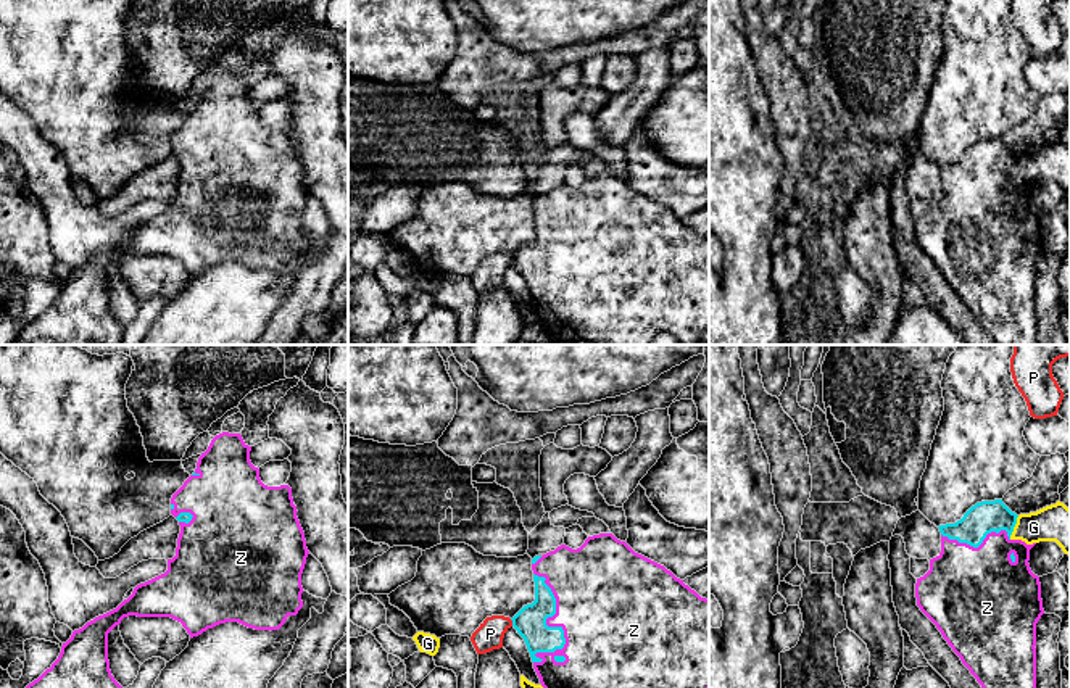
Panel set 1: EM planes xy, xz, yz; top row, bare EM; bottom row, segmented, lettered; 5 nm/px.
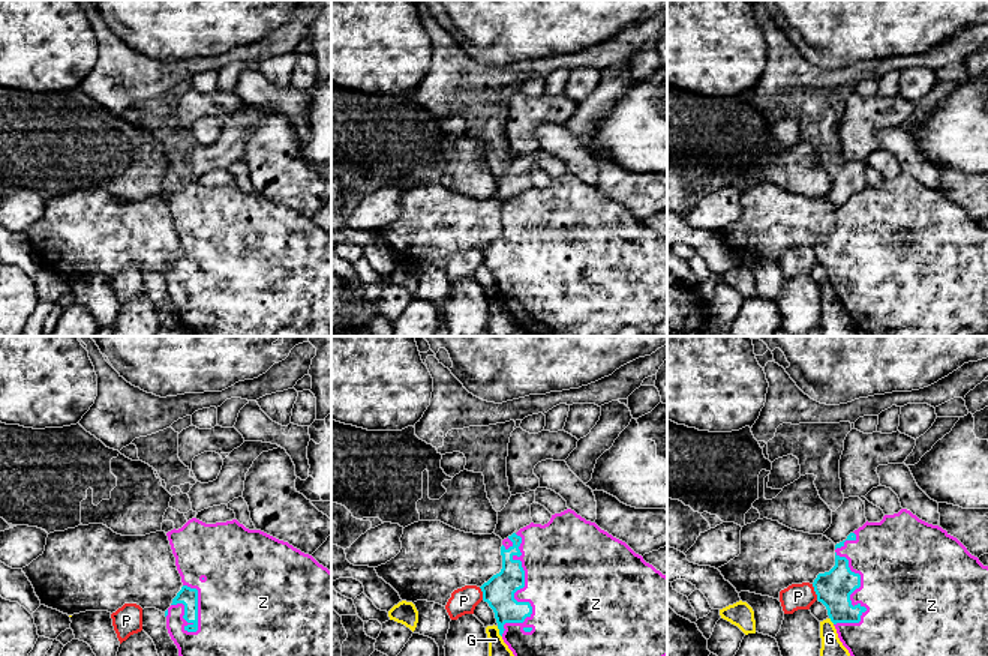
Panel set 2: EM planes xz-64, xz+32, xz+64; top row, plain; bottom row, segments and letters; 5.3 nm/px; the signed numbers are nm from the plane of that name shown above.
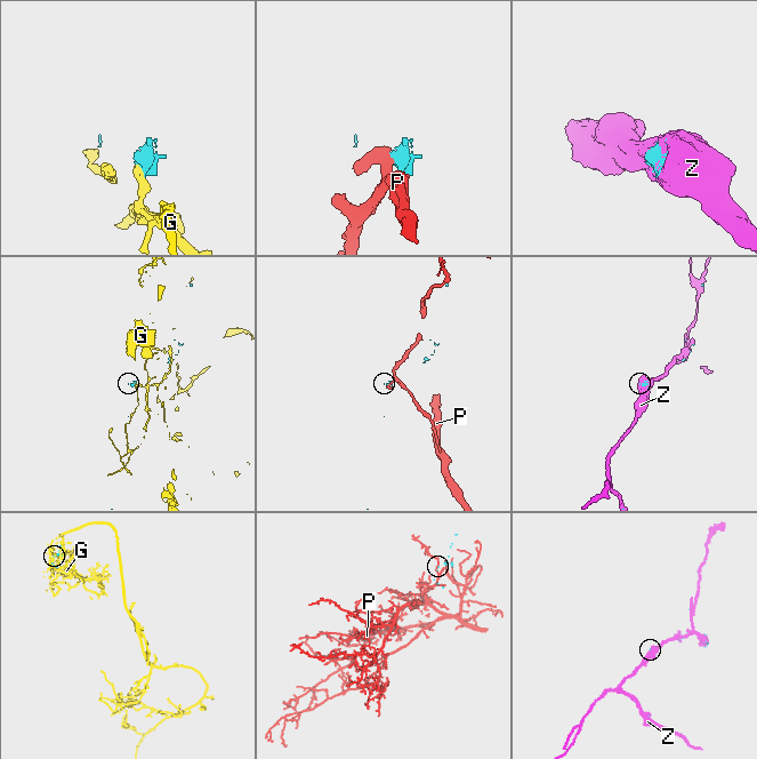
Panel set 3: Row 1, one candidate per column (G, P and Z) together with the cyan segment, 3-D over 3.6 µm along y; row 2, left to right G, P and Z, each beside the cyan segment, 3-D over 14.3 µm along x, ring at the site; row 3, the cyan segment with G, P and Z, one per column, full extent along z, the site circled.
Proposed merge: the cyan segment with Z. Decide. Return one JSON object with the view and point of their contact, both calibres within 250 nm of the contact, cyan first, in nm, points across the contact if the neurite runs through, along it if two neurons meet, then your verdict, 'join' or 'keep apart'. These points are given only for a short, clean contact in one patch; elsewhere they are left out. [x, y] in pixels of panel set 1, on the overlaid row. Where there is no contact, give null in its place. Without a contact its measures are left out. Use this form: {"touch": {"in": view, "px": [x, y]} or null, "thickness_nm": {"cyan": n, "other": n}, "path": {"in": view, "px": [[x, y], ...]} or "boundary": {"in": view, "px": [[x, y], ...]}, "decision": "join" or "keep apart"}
{"touch": {"in": "xz", "px": [545, 624]}, "thickness_nm": {"cyan": 160, "other": 360}, "decision": "join"}

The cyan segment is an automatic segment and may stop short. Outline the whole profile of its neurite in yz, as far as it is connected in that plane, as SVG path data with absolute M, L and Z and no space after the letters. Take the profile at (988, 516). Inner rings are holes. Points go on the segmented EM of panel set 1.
M994 499L977 503L956 524L939 525L941 553L915 583L917 606L981 688L1036 688L1036 624L1044 609L1039 577L1028 564L1036 543L1010 538L1017 517Z

